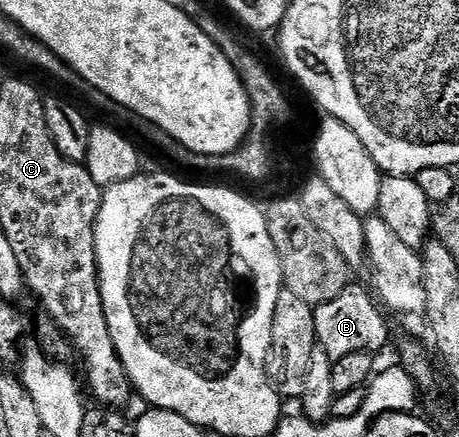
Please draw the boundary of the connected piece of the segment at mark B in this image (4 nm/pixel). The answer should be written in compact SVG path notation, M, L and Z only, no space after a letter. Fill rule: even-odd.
M357 282L350 283L349 287L344 288L338 296L312 309L316 343L327 352L333 362L356 352L377 354L389 340L389 328L385 325L386 313L379 304L378 308L376 302L369 297L367 289L360 288Z

